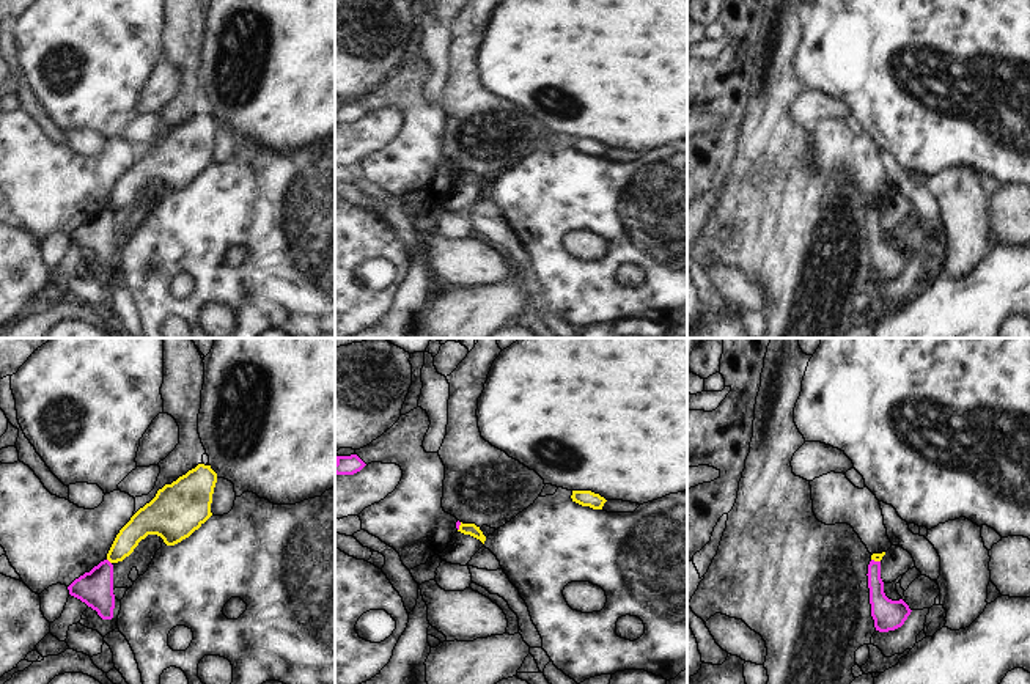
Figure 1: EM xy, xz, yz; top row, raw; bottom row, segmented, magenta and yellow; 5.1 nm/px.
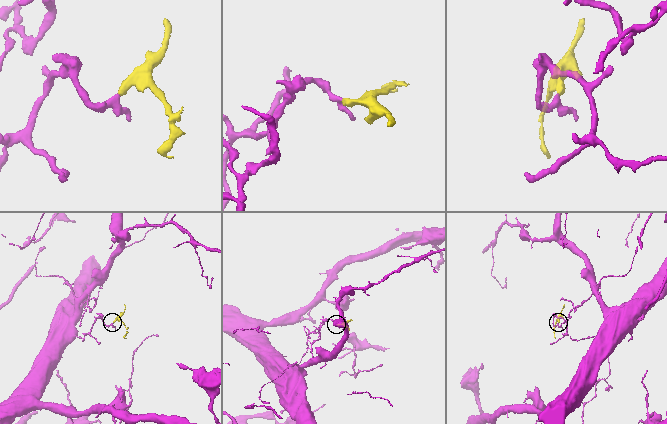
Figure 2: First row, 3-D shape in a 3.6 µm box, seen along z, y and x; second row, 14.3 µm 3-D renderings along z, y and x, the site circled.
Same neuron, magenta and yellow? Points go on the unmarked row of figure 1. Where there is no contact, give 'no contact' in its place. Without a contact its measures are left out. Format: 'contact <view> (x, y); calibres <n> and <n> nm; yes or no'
contact xy (109, 209); calibres 180 and 120 nm; no

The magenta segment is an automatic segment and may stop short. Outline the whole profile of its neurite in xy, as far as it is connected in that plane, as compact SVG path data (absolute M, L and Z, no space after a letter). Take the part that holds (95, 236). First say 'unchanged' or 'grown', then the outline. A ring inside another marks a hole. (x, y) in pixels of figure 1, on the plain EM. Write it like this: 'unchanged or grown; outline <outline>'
unchanged; outline M109 208L75 226L68 237L71 244L96 258L102 267L113 266L113 212Z

